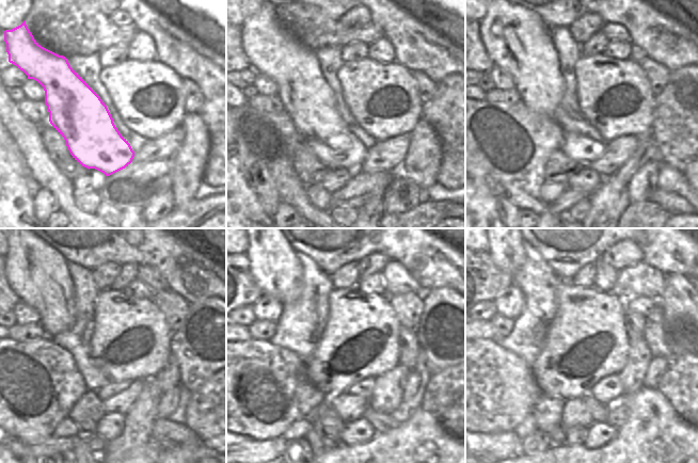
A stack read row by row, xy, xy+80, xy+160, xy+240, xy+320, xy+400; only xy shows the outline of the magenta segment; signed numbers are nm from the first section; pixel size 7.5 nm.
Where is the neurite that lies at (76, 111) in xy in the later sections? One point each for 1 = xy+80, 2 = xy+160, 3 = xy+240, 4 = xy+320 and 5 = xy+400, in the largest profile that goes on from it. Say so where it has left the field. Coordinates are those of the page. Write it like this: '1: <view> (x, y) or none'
1: xy+80 (306, 97)
2: xy+160 (517, 40)
3: xy+240 (37, 273)
4: xy+320 (276, 270)
5: xy+400 (506, 250)

